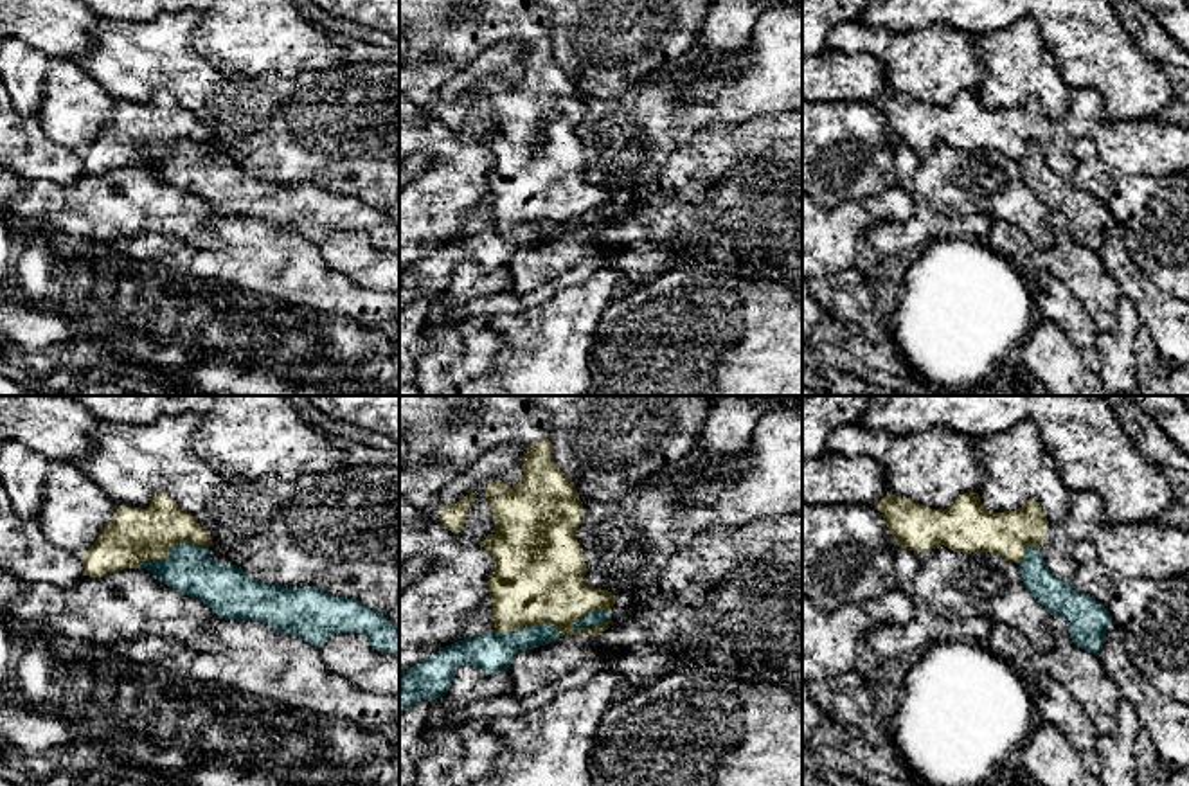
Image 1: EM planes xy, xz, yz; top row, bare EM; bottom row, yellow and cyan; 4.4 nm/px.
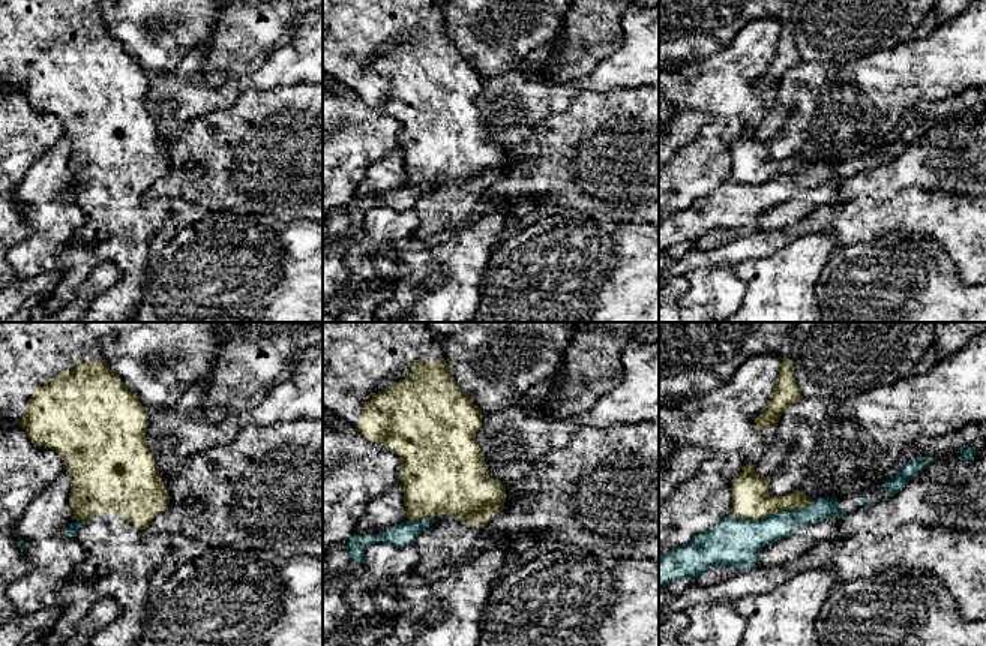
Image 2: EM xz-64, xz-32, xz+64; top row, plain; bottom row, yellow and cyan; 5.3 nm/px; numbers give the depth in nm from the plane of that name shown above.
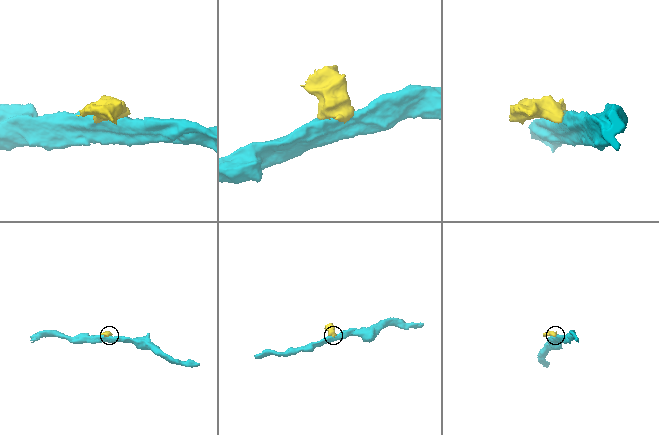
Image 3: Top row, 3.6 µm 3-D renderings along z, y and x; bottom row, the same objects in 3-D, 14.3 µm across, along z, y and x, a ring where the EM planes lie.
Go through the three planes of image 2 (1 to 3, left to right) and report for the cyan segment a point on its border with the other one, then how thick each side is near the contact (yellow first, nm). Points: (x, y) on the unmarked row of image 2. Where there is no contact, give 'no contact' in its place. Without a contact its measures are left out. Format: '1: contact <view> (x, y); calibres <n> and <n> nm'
1: contact xz-64 (78, 183); calibres 360 and 50 nm
2: contact xz-32 (420, 182); calibres 420 and 130 nm
3: contact xz+64 (772, 177); calibres 200 and 260 nm

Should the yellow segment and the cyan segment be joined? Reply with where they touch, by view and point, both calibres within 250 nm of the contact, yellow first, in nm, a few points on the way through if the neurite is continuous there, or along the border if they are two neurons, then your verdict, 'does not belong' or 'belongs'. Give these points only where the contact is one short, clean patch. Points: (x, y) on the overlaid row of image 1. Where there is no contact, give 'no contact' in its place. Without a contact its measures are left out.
meets yellow in xz at (587, 614); 380 nm thick on the yellow side, 70 nm on the other; does not belong

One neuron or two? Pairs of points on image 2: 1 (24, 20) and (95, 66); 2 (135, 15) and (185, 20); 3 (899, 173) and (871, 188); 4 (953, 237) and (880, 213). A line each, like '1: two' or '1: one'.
1: one
2: one
3: one
4: one

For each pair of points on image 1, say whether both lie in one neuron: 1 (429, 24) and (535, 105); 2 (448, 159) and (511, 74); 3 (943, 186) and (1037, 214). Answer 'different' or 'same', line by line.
1: same
2: same
3: same

